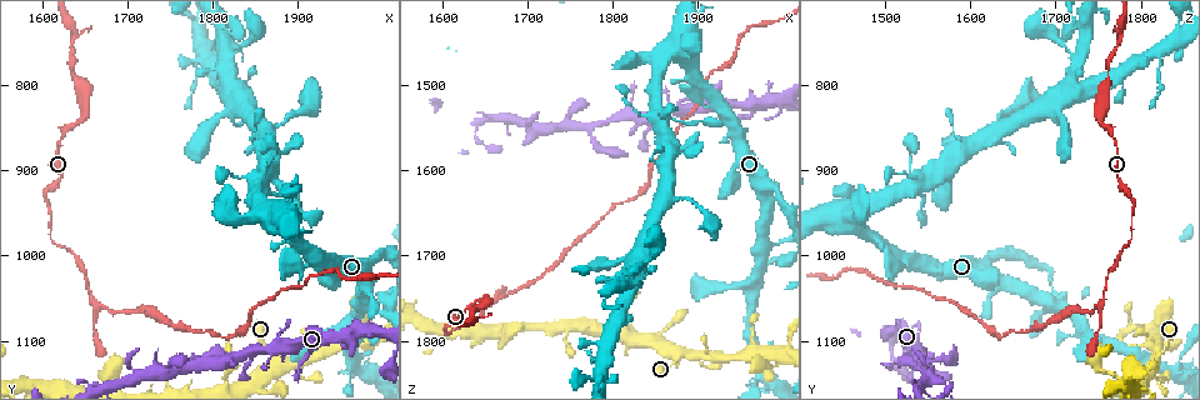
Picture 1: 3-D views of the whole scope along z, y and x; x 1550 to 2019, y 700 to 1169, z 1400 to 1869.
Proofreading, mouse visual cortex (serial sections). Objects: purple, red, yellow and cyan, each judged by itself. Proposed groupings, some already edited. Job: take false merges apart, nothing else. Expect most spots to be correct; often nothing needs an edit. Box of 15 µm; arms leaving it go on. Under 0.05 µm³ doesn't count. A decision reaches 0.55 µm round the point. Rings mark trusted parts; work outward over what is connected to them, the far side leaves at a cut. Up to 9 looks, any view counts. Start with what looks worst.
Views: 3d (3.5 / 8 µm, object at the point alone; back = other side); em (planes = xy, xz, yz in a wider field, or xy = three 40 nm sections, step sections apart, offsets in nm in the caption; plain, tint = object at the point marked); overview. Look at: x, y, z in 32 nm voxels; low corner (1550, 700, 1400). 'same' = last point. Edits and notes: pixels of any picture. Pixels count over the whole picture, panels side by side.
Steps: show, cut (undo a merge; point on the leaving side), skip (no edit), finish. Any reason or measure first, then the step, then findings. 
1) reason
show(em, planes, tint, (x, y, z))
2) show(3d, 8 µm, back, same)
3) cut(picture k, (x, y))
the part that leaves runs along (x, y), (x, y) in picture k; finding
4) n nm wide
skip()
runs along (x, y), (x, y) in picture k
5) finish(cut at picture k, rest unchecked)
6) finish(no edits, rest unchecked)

three arms meet
show(3d, 8 µm, (1665, 1055, 1755))

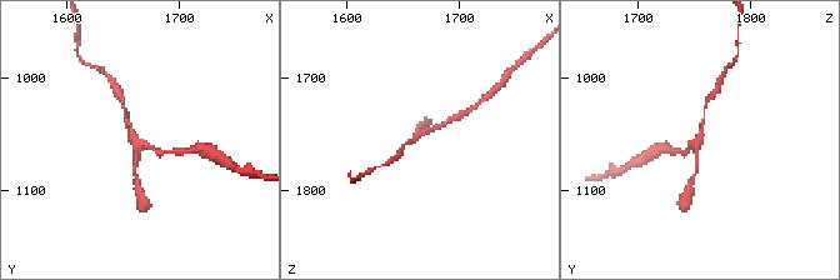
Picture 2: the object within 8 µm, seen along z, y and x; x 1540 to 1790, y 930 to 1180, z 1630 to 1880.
show(3d, 3.5 µm, (1662, 1052, 1752))

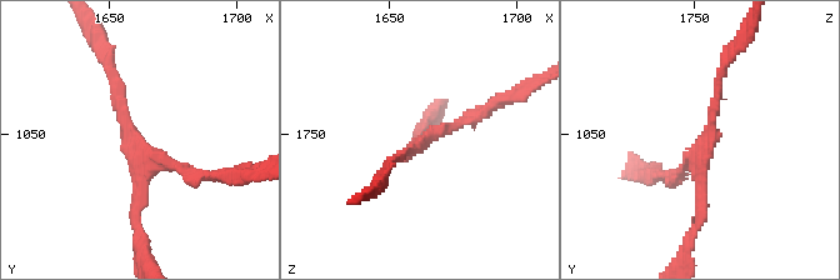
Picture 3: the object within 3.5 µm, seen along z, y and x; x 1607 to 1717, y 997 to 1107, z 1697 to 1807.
arms of 150, 150, 150 nm
skip()
runs along (111, 74), (124, 128), (185, 174), (211, 174) in picture 3; one cell here

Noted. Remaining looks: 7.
abrupt turn
show(3d, 3.5 µm, (1645, 845, 1750))

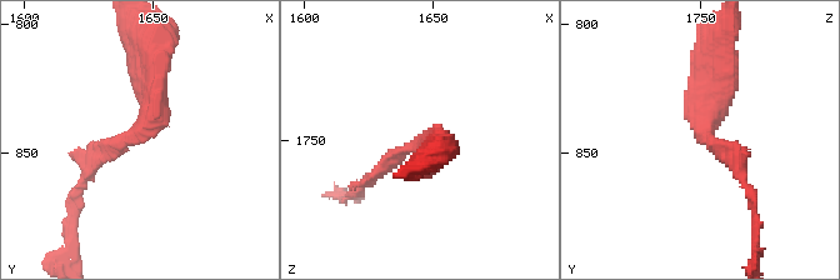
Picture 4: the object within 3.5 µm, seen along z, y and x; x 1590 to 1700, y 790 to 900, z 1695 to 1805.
skip()
runs along (86, 174), (148, 124), (151, 50) in picture 4; all the same cell

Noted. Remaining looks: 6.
show(3d, 3.5 µm, (1750, 1135, 1550))

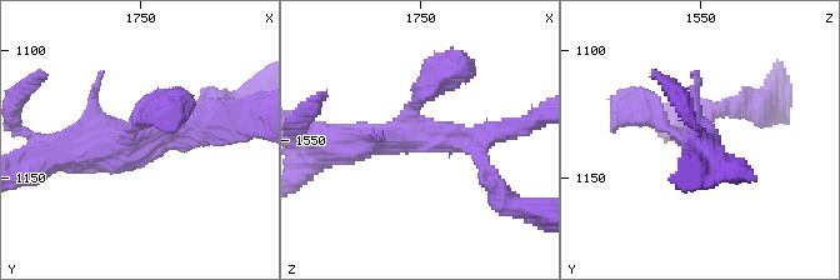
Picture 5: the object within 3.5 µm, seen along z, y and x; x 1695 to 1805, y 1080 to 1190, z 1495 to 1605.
show(em, xy, step 1, tint, (1748, 1136, 1549))

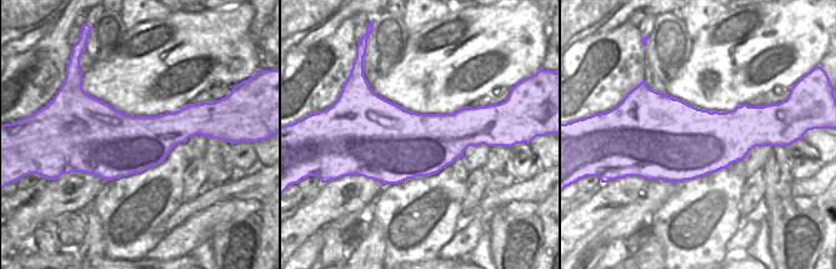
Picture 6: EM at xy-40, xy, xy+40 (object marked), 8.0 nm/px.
skip()
runs along (213, 123), (133, 145), (51, 149) in picture 5; continuous, no second cell

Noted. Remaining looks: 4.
show(3d, 3.5 µm, (1960, 1110, 1775))

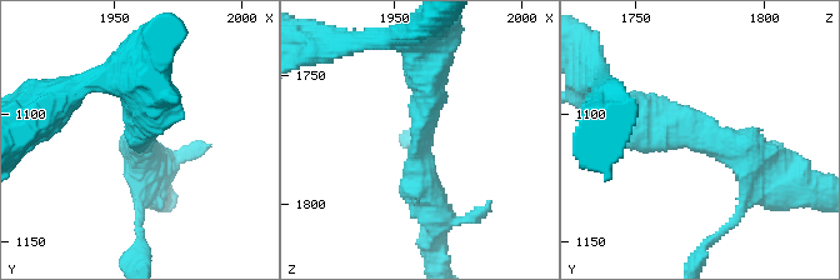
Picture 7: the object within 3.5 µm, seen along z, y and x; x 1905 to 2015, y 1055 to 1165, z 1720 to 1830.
arms of 450, 500 nm; shape alone is not enough
show(em, xy, step 1, tint, (1960, 1108, 1773))

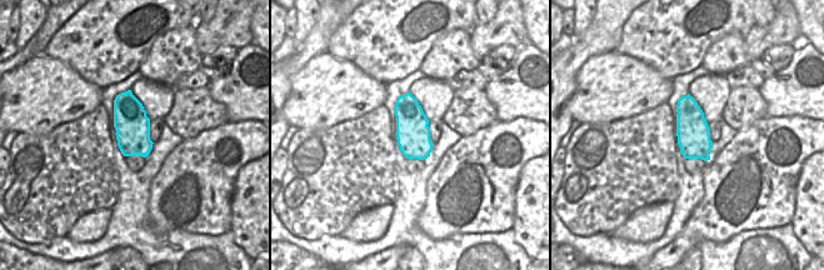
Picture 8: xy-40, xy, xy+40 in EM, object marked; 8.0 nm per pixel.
skip()
runs along (618, 114), (679, 125), (769, 168) in picture 7; continuous, no second cell

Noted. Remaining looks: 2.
finish(no edits, rest unchecked)

